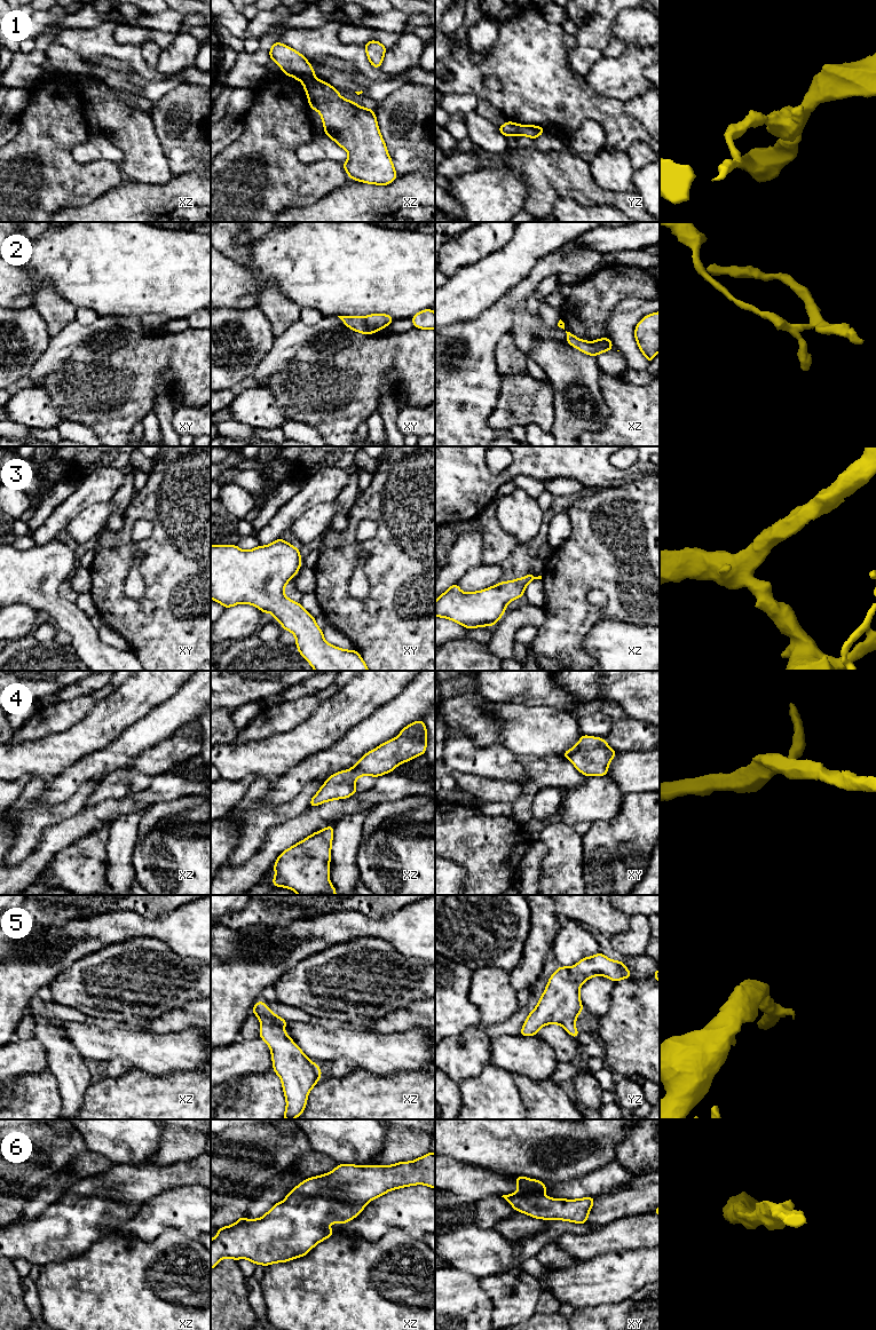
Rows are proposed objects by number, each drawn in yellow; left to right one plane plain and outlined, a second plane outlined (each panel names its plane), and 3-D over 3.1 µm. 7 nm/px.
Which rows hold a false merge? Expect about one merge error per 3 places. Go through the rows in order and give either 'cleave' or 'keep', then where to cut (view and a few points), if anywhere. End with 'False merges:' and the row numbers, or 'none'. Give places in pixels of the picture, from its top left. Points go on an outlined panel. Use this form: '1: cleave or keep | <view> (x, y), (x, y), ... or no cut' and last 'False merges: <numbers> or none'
1: cleave | xz (314, 77), (304, 82)
2: cleave | xy (364, 317), (368, 325), (375, 331)
3: keep | no cut
4: keep | no cut
5: keep | no cut
6: keep | no cut
False merges: 1, 2

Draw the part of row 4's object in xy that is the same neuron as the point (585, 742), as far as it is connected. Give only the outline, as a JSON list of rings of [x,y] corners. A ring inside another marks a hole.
[[[583,735],[573,749],[561,755],[569,759],[585,776],[606,776],[616,753],[605,739]]]

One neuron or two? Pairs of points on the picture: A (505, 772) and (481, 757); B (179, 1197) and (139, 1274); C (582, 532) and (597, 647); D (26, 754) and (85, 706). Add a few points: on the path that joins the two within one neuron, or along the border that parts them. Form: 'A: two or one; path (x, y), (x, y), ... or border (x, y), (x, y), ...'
A: one; path (499, 766), (495, 761), (487, 761)
B: two; border (186, 1234), (165, 1228), (149, 1241), (133, 1236)
C: two; border (621, 620), (601, 619), (582, 642), (584, 651)
D: two; border (78, 722), (57, 733), (26, 739)

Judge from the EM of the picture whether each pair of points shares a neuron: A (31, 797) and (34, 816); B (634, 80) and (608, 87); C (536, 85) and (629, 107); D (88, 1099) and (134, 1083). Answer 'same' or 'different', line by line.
A: same
B: same
C: different
D: same

